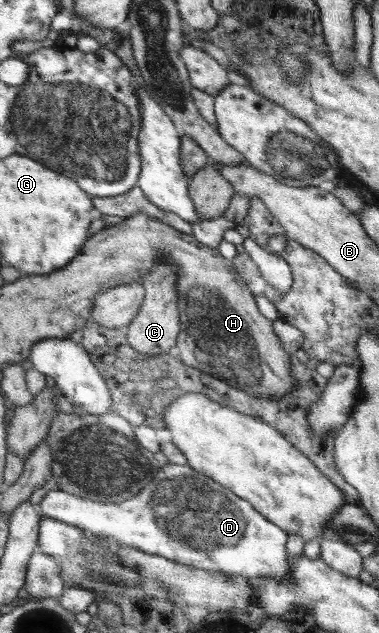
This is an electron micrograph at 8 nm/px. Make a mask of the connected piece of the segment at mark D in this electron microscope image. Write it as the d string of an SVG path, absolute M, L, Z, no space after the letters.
M169 462L162 465L154 477L135 497L121 503L101 503L58 488L45 493L39 506L46 517L73 524L88 534L104 536L121 546L137 548L182 563L189 569L219 572L233 577L243 576L247 579L265 577L284 581L285 576L289 576L289 531L261 515L248 500L241 499L236 492L189 465Z

